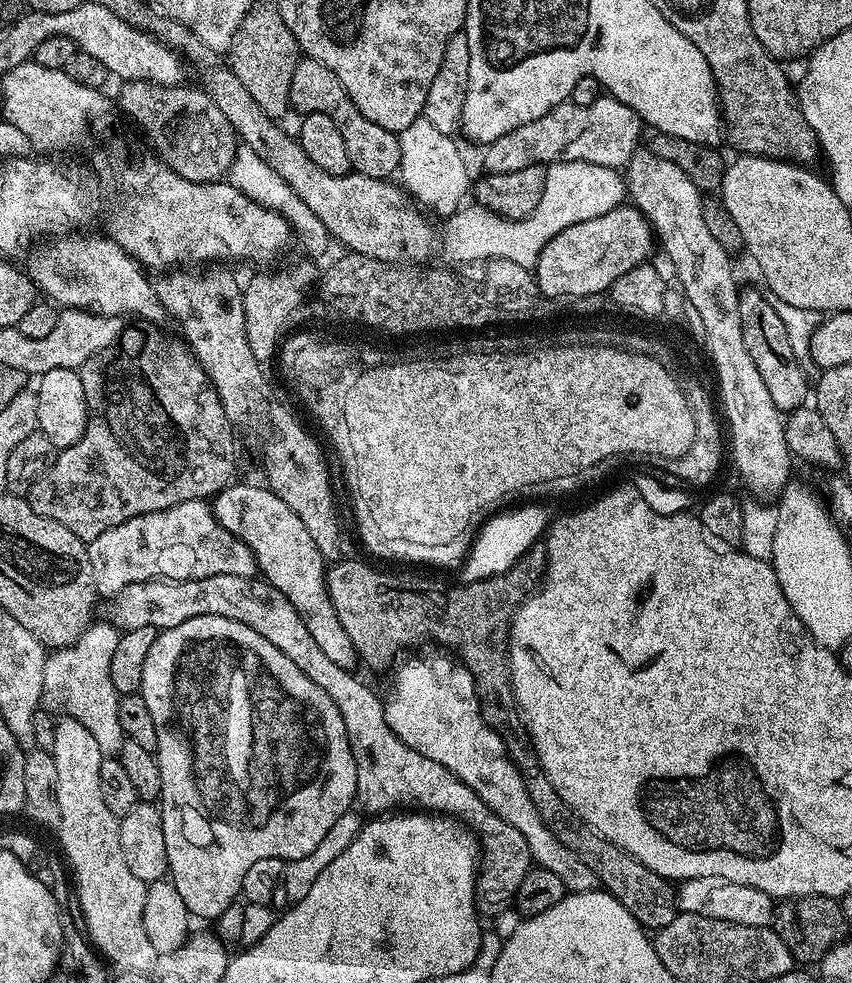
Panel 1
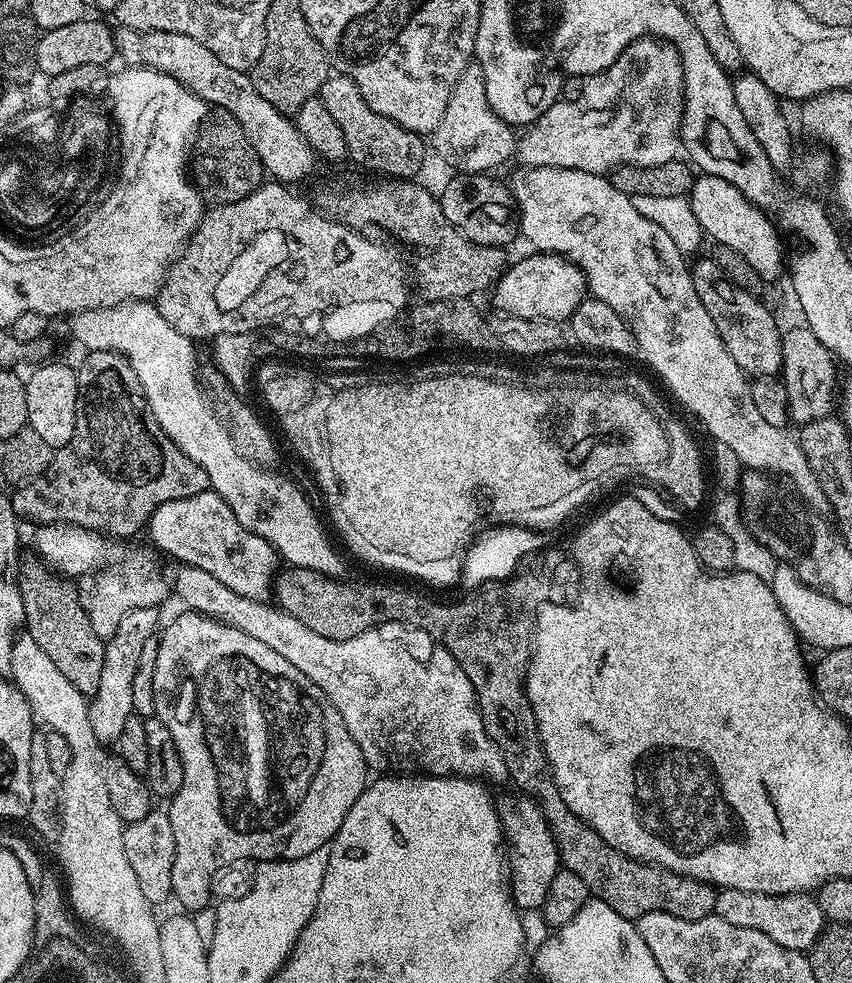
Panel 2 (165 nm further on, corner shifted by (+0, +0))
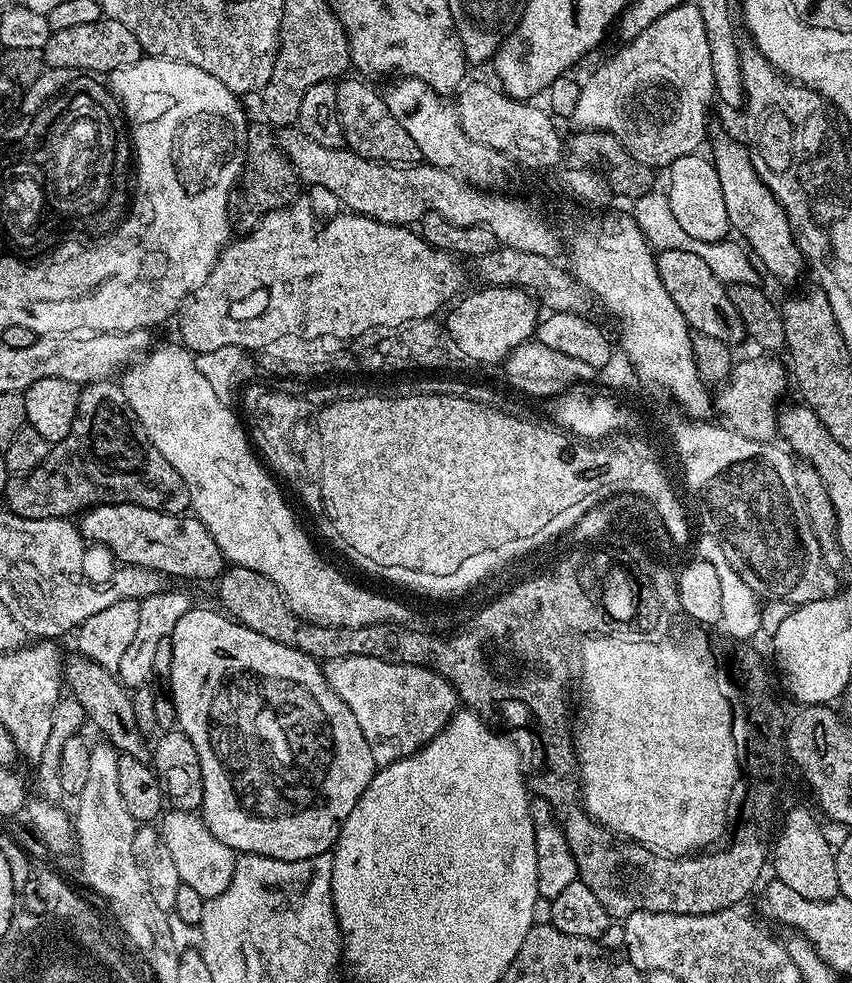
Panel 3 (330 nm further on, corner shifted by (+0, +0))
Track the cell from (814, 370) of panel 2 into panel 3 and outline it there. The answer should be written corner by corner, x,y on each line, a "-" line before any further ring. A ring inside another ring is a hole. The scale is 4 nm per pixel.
756,354
749,360
735,365
731,376
723,386
717,387
714,392
714,408
717,413
724,415
723,423
732,431
750,438
754,442
767,444
775,441
778,436
778,424
775,419
764,420
764,412
775,413
776,403
780,395
790,388
790,373
783,363
776,361
772,354

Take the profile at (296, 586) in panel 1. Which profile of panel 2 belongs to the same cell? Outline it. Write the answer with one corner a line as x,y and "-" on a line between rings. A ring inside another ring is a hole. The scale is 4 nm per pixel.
199,492
190,498
178,498
158,506
148,519
146,536
152,539
151,547
157,553
165,552
189,568
206,570
206,574
218,578
222,586
230,586
234,594
262,601
273,595
278,575
276,548
270,546
266,538
246,530
246,526
234,518
234,510
230,510
217,492

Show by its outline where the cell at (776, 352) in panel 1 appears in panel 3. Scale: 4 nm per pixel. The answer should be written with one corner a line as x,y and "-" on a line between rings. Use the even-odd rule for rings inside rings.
666,249
657,255
656,265
666,294
674,298
674,306
682,310
693,333
725,342
731,341
732,332
743,333
744,323
738,310
734,310
734,302
730,302
725,281
720,281
716,277
719,275
702,258
687,250

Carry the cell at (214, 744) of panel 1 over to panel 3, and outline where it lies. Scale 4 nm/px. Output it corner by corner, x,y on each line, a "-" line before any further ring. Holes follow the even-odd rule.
193,606
186,614
182,614
178,626
174,626
170,634
172,661
170,674
166,677
179,731
184,732
190,742
194,742
194,750
198,750
198,762
202,766
202,802
198,809
199,815
203,817
211,834
237,854
269,856
275,860
305,860
323,852
331,853
336,847
336,837
342,830
344,820
350,818
352,805
358,802
361,791
368,785
370,774
375,773
378,768
374,758
368,754
366,742
360,739
358,722
354,719
354,714
350,714
350,706
346,706
346,702
342,702
338,694
330,690
323,667
311,656
282,642
266,638
266,634
258,634
223,611
213,608

